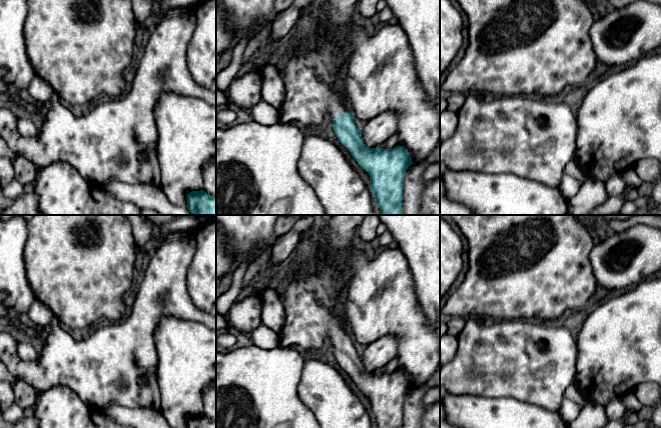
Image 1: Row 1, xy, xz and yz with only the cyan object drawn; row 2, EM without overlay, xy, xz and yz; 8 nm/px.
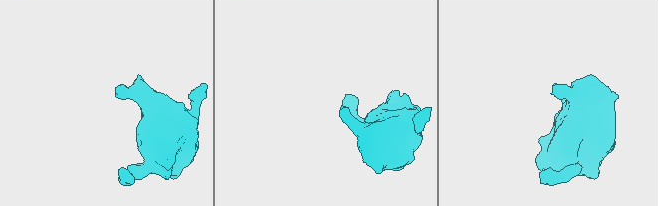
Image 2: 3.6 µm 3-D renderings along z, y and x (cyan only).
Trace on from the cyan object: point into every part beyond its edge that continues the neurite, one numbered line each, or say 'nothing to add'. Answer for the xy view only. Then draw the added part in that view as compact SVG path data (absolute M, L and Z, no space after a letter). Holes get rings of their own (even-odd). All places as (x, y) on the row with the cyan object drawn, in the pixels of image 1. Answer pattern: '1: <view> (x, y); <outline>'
1: xy (80, 48); M30 0L30 16L23 32L36 76L47 82L65 103L87 108L102 98L126 93L123 71L135 58L138 27L131 0Z

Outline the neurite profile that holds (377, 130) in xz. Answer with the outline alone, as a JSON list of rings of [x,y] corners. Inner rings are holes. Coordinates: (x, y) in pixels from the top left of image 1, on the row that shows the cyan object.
[[[386,111],[366,121],[361,136],[366,147],[380,148],[389,137],[397,134],[397,128],[397,114],[393,111]]]

